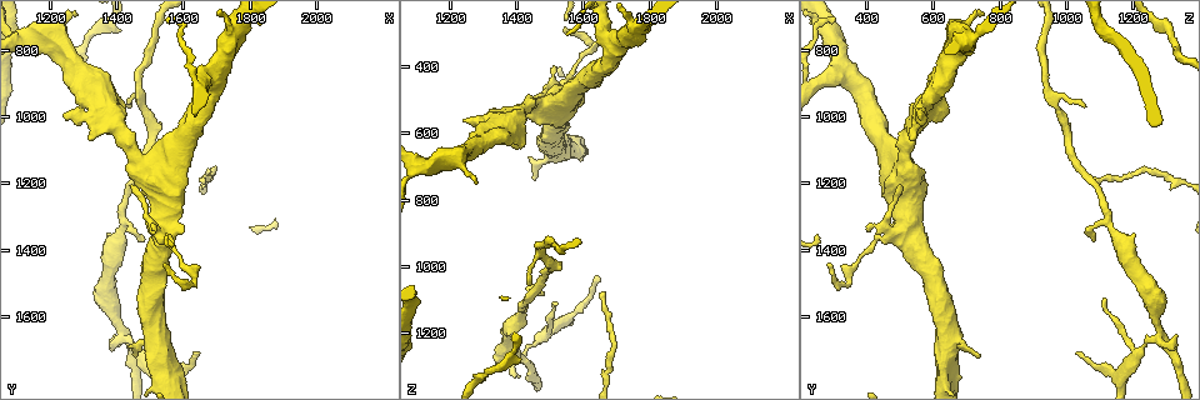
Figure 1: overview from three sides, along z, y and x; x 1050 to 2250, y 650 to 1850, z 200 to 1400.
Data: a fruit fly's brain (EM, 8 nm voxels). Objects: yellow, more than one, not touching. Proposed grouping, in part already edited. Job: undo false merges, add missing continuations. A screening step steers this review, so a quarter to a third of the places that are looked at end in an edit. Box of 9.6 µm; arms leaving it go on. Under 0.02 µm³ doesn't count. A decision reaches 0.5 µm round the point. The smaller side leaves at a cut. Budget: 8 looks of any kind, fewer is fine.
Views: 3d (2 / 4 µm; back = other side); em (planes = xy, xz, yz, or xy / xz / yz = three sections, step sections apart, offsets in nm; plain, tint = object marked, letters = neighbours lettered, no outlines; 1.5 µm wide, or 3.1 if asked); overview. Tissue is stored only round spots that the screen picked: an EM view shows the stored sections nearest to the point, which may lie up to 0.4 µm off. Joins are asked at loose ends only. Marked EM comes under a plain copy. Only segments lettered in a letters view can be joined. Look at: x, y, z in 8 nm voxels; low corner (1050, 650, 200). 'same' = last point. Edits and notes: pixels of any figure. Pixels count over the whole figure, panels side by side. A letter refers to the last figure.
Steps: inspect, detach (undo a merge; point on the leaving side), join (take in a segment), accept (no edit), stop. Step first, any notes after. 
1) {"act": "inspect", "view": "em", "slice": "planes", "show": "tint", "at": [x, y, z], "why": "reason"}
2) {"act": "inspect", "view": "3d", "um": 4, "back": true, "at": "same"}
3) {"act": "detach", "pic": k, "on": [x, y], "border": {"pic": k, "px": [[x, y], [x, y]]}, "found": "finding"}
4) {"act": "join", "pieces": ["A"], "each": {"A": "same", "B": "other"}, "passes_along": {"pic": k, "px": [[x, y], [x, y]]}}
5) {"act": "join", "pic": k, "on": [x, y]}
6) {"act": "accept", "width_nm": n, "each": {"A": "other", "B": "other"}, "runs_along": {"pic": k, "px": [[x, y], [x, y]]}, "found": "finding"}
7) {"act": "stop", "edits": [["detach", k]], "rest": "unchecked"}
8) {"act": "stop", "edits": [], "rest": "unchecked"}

{"act": "inspect", "view": "3d", "um": 2, "back": true, "at": [1540, 1440, 280], "why": "tapers out"}

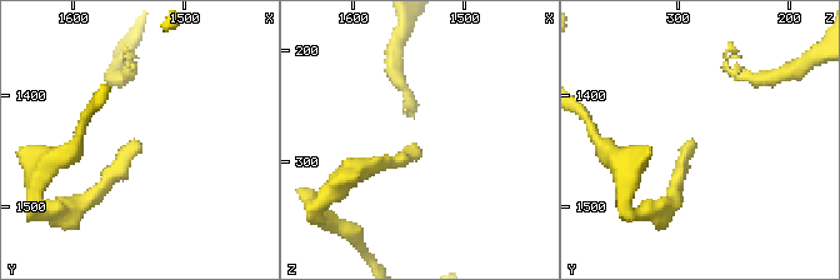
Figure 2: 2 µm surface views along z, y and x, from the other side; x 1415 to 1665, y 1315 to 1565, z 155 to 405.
{"act": "inspect", "view": "em", "slice": "planes", "show": "tint", "at": [1544, 1446, 280]}

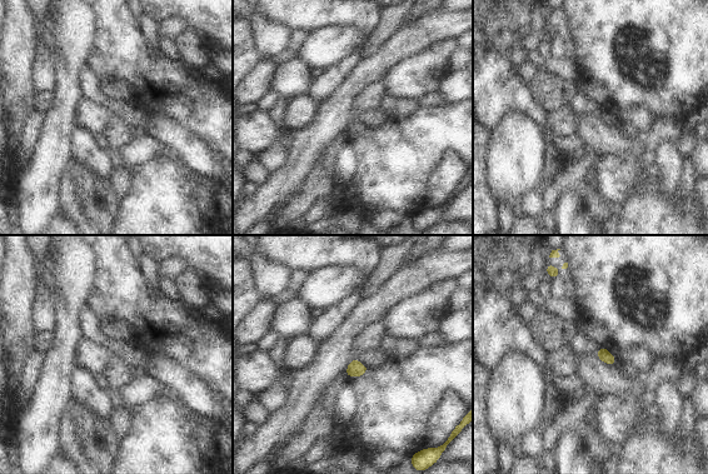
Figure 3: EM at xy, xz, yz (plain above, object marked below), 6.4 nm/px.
{"act": "inspect", "view": "em", "slice": "planes", "show": "letters", "at": "same"}

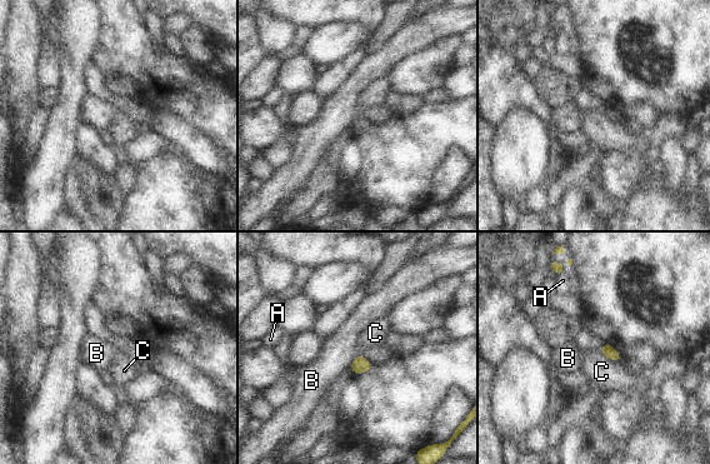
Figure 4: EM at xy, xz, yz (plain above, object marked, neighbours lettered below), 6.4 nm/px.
{"act": "accept", "width_nm": 90, "each": {"A": "other", "B": "other", "C": "other"}, "border": {"pic": 4, "px": [[599, 350], [619, 363]]}, "found": "none of them fits"}

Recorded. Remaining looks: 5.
{"act": "inspect", "view": "3d", "um": 4, "at": [1320, 1060, 550], "why": "branch stops here"}

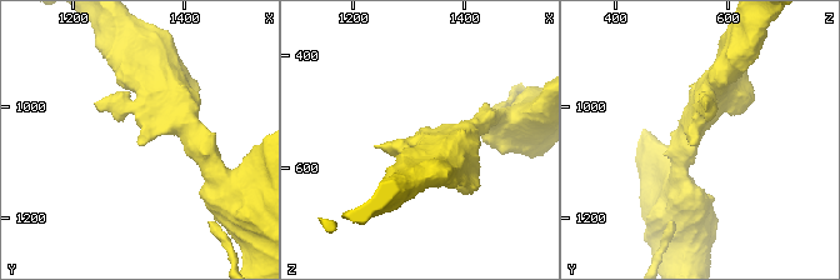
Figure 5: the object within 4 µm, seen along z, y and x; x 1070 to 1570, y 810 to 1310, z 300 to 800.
{"act": "inspect", "view": "em", "slice": "planes", "show": "letters", "at": [1320, 1065, 550]}

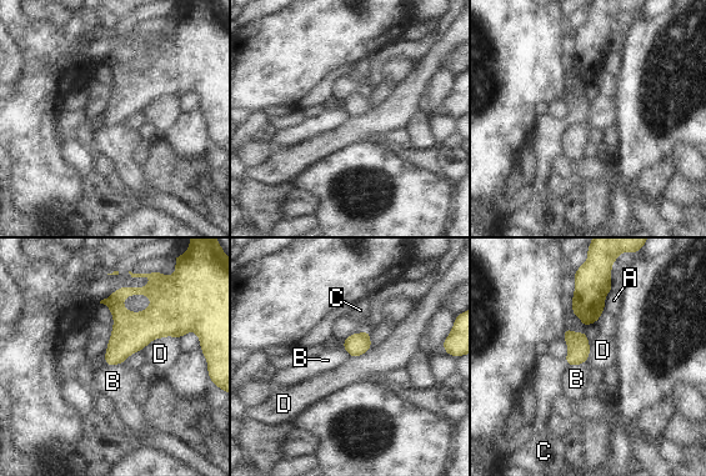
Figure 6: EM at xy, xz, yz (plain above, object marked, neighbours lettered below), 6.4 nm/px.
{"act": "join", "pic": 6, "on": [549, 370], "longest_contact_nm": ["D", 260], "each": {"A": "other", "B": "other", "C": "same", "D": "other"}, "passes_along": {"pic": 6, "px": [[579, 347], [566, 361], [549, 370]]}, "found": "the cell continues"}

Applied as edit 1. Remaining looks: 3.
{"act": "inspect", "view": "overview", "why": "redraw"}

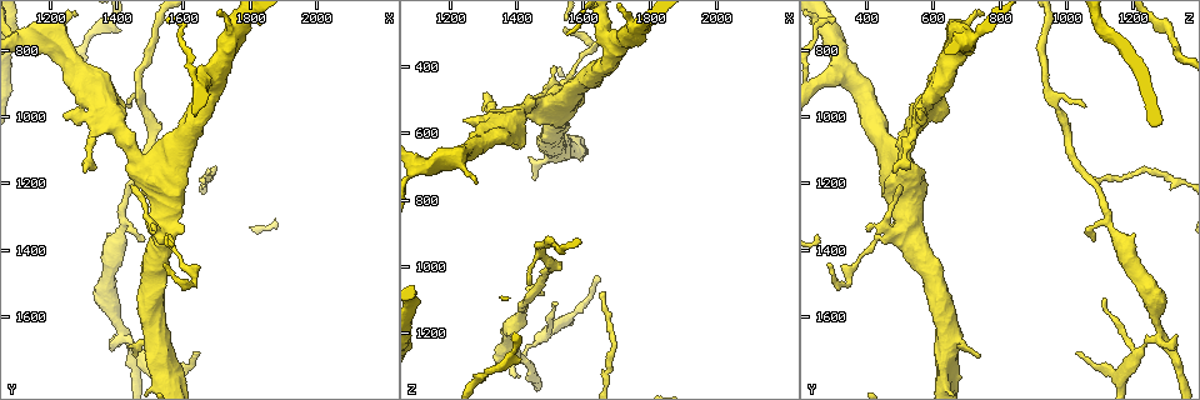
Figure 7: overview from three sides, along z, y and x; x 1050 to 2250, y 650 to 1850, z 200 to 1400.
{"act": "inspect", "view": "em", "slice": "planes", "show": "letters", "at": [1460, 1720, 740], "why": "branch stops here"}

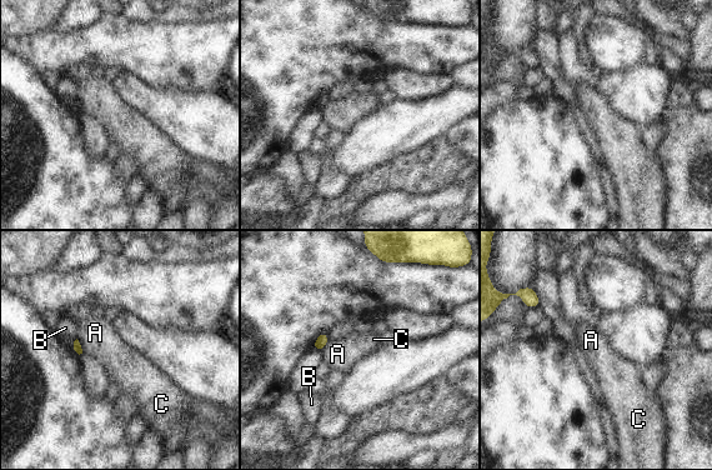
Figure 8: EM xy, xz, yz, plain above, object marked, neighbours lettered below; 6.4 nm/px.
{"act": "accept", "each": {"A": "other", "B": "other", "C": "other"}, "border": {"pic": 8, "px": [[329, 340], [320, 351]]}, "found": "none of them fits"}

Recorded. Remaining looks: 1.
{"act": "stop", "edits": [["join", 6]], "rest": "unchecked"}

